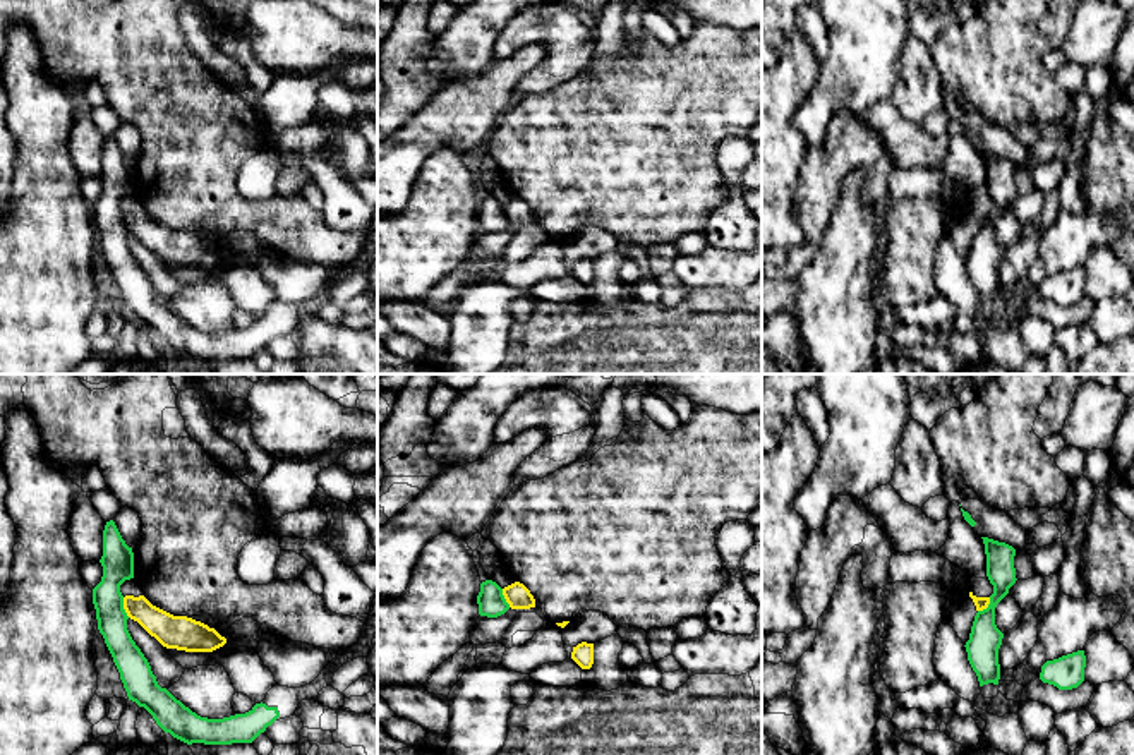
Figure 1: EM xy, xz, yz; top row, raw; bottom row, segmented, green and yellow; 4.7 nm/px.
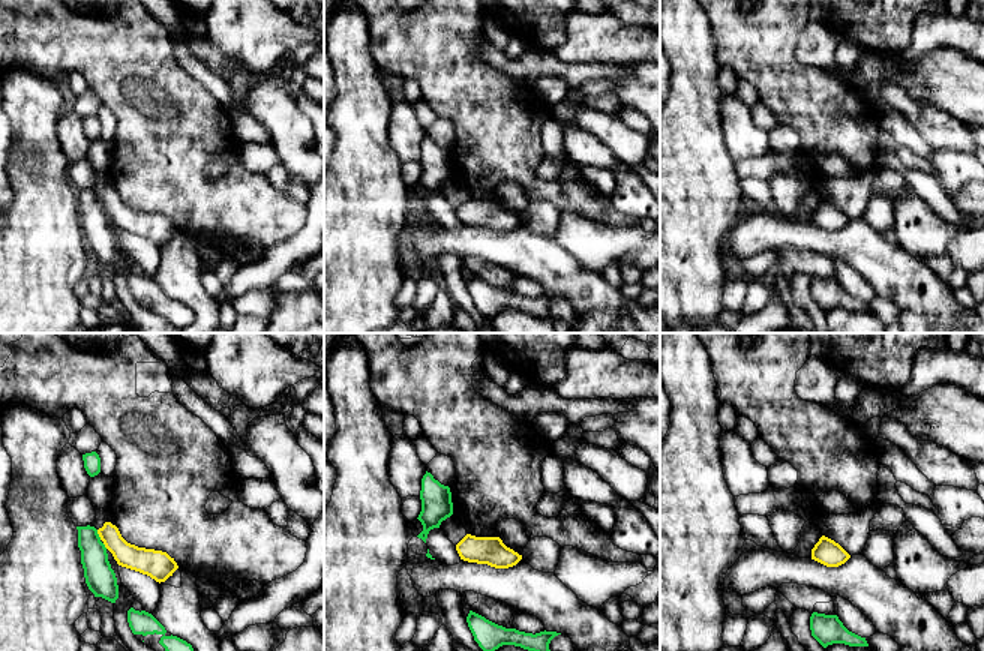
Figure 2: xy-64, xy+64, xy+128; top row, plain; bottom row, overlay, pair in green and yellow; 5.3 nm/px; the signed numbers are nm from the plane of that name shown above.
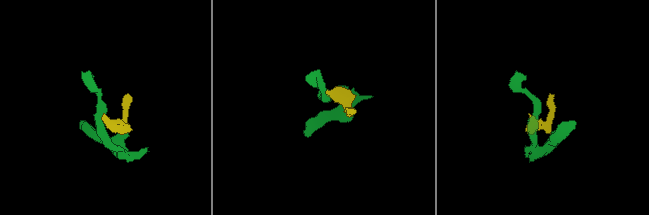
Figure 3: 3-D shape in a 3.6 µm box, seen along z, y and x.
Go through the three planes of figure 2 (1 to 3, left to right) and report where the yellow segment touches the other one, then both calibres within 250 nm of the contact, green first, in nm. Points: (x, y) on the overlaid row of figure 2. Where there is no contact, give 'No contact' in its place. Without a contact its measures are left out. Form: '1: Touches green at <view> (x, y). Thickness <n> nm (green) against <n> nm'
1: Touches green at xy-64 (98, 534). Thickness 160 nm (green) against 130 nm
2: No contact
3: No contact

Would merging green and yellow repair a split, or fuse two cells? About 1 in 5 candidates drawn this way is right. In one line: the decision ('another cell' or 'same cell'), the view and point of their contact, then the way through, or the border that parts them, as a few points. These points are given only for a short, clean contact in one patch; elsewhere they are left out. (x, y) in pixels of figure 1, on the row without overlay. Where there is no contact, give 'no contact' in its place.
another cell; contact xy (122, 223)

